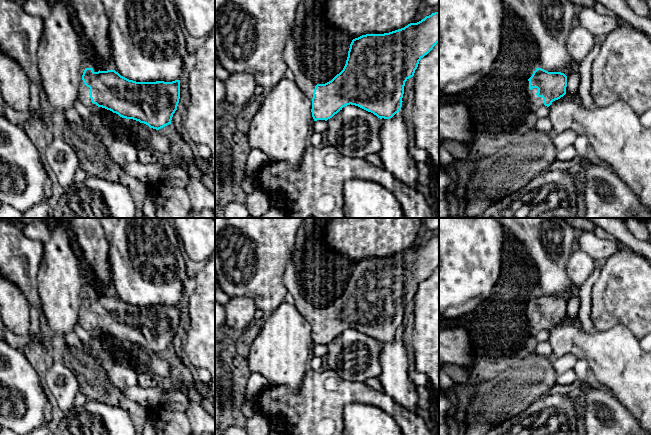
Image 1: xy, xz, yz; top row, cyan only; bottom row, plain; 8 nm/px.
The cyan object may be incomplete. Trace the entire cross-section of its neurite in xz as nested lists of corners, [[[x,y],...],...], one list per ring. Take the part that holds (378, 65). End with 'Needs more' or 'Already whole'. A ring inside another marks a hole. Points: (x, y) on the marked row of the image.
[[[439,12],[417,23],[384,33],[366,34],[352,40],[343,70],[325,84],[315,84],[308,77],[300,56],[300,47],[291,35],[286,43],[284,61],[294,73],[295,83],[312,101],[314,121],[332,118],[347,105],[358,106],[378,118],[390,119],[402,107],[405,82],[414,76],[419,61],[439,42]]]. Needs more

